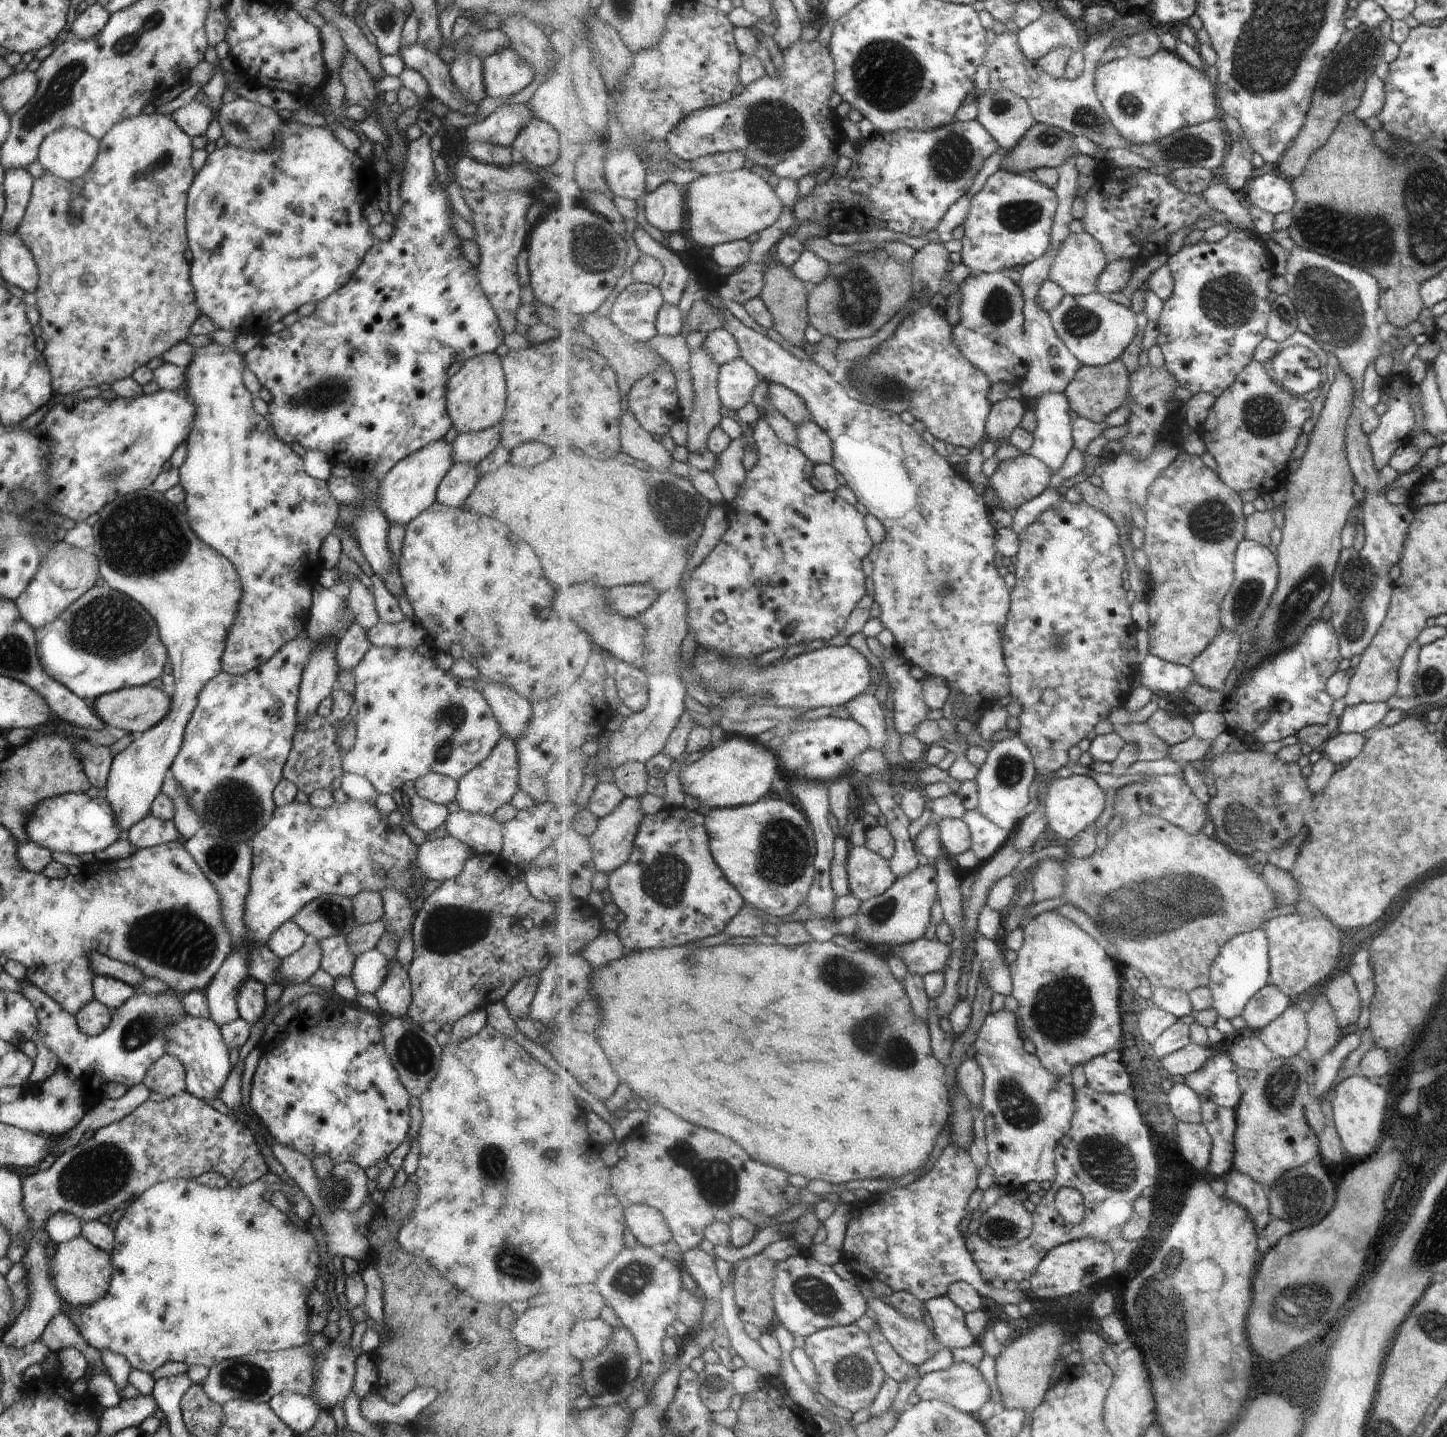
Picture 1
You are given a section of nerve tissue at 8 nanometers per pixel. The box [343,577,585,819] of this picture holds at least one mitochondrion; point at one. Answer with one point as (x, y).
(451, 731)

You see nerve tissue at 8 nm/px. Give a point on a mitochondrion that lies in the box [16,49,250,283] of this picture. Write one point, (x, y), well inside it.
(56, 98)

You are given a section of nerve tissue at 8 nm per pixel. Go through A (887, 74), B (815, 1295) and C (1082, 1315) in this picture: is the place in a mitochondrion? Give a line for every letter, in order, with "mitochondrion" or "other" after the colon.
A: mitochondrion
B: mitochondrion
C: other

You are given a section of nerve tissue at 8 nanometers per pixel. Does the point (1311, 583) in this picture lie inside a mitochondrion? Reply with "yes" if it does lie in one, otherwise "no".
yes

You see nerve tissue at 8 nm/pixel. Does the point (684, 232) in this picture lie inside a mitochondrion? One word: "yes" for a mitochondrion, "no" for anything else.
no

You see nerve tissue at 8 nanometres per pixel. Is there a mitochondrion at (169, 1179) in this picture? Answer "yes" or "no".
no

